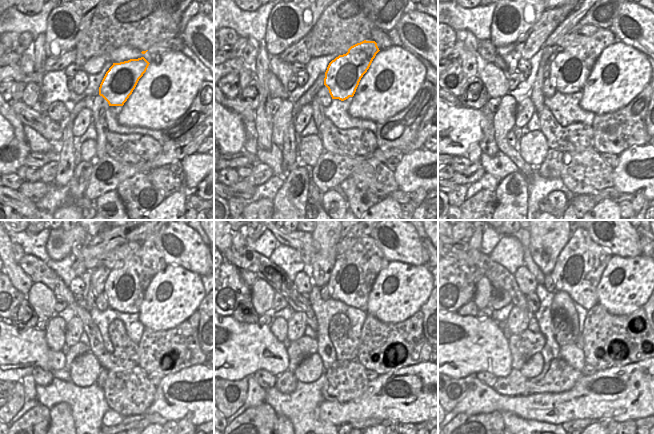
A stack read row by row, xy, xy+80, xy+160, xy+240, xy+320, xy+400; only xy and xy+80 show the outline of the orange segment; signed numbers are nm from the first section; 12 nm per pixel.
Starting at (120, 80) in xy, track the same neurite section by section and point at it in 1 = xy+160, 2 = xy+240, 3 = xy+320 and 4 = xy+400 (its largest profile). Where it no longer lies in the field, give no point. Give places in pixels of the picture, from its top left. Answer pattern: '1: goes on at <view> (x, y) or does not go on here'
1: goes on at xy+160 (570, 69)
2: goes on at xy+240 (124, 288)
3: goes on at xy+320 (354, 272)
4: goes on at xy+400 (578, 269)

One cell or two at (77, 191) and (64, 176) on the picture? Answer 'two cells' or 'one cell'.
two cells

